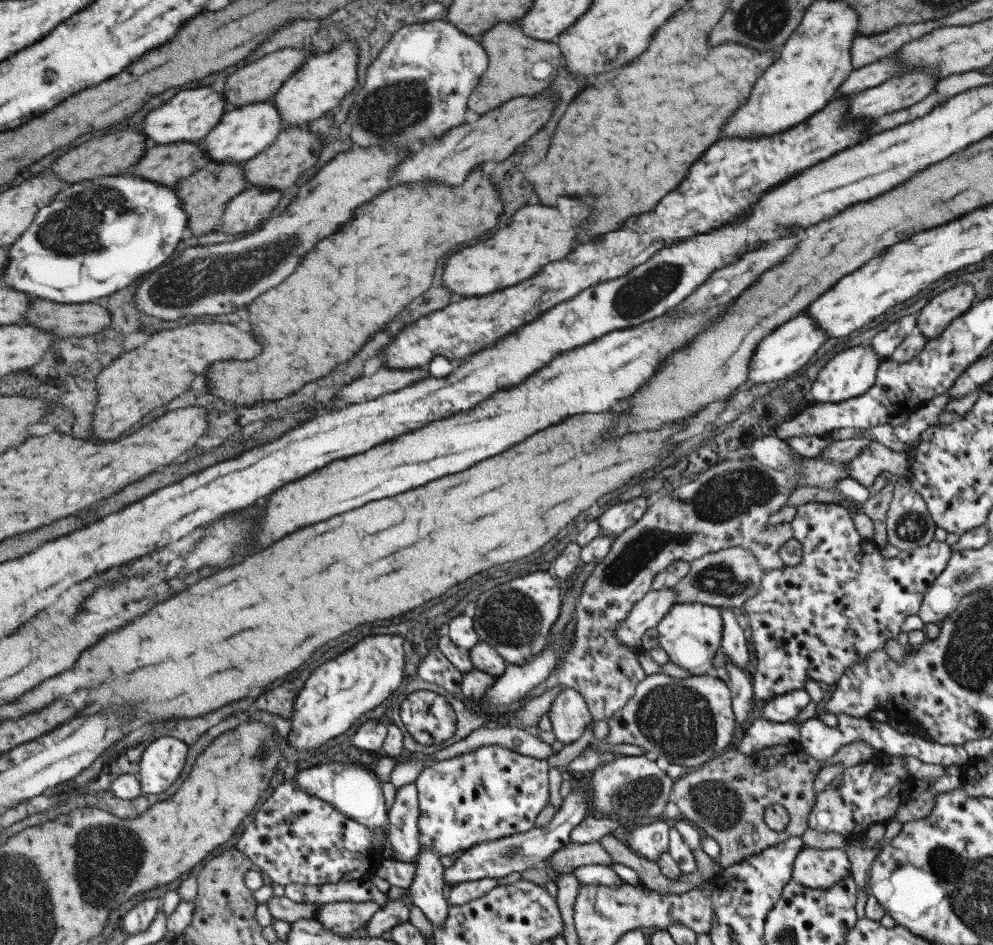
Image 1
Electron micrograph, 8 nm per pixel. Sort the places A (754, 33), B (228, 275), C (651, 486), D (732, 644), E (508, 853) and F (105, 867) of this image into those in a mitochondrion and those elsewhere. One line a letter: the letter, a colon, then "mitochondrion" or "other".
A: mitochondrion
B: mitochondrion
C: other
D: other
E: mitochondrion
F: mitochondrion

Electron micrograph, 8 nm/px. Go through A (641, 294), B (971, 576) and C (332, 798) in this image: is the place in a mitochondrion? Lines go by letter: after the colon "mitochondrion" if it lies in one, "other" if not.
A: mitochondrion
B: mitochondrion
C: other

